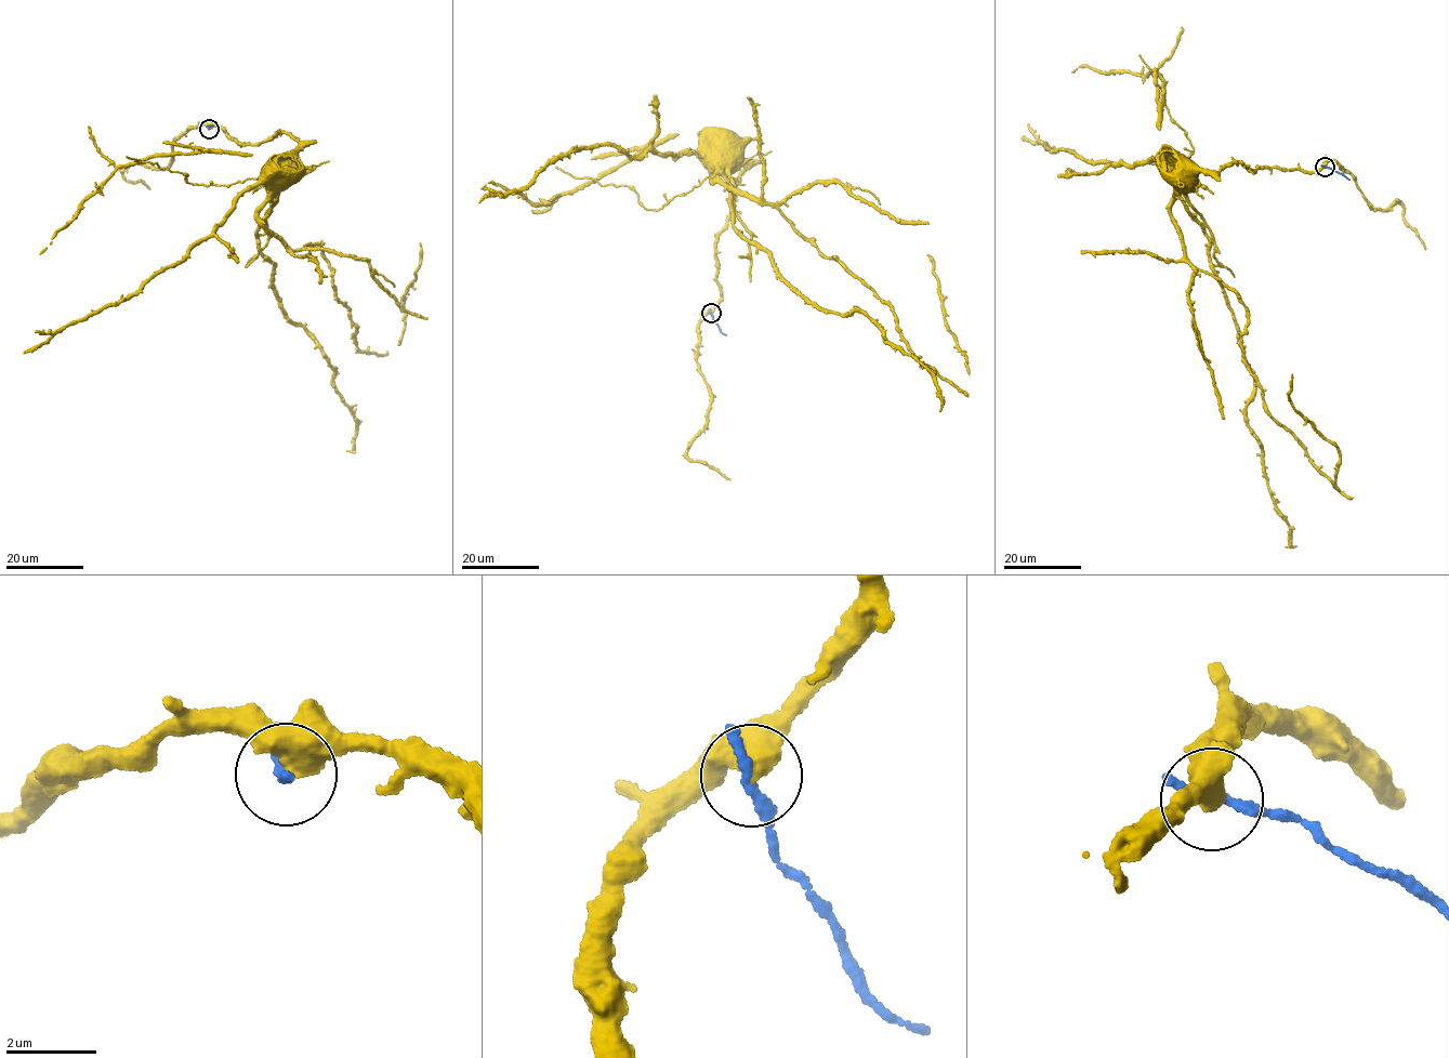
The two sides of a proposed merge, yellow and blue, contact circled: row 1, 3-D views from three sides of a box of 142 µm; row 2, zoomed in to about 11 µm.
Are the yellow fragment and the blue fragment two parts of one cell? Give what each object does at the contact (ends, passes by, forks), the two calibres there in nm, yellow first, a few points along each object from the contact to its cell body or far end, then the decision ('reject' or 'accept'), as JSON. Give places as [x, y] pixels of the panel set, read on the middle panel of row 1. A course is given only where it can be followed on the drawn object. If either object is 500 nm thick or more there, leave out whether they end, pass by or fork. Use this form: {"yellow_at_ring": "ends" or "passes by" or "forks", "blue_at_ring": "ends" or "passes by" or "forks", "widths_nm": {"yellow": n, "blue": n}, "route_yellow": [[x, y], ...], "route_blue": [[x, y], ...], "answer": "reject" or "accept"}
{"widths_nm": {"yellow": 550, "blue": 280}, "route_yellow": [[711, 313], [720, 296], [715, 241], [745, 169], [736, 158], [736, 166]], "route_blue": [[711, 313], [719, 329], [726, 335]], "answer": "reject"}

